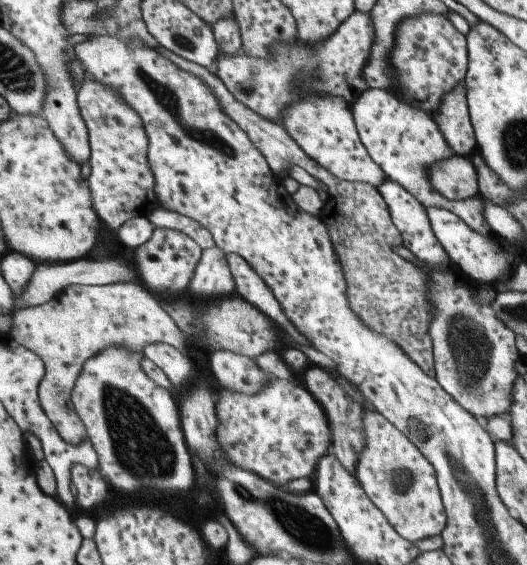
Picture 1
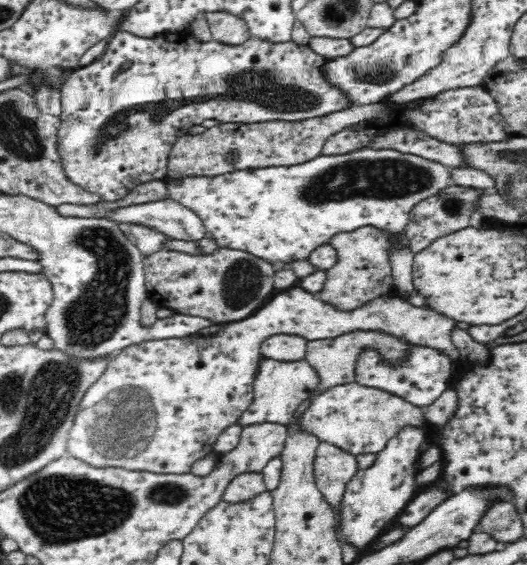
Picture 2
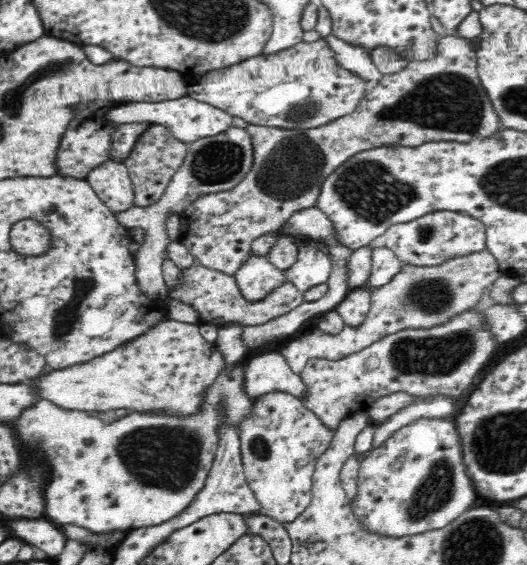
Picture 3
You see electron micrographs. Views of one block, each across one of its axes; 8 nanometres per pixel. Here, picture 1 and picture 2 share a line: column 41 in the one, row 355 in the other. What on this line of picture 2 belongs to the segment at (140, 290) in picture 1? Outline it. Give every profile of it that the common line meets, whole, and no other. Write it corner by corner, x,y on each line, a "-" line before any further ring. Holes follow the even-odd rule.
354,331
333,339
309,341
304,359
308,361
310,366
320,375
322,384
320,384
318,392
315,393
317,395
324,393
331,387
355,382
354,362
356,362
358,352
360,352
362,348
366,348
366,346
377,348
384,358
387,358
389,362
394,362
394,360
402,358
402,356
404,356
404,350
411,345
412,344
408,343
408,341
392,337
392,335
384,335
374,331

